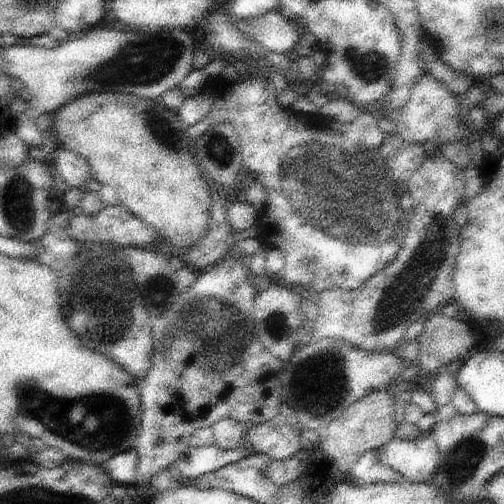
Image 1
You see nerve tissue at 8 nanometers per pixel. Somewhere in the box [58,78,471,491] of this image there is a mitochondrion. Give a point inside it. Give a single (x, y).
(313, 172)

